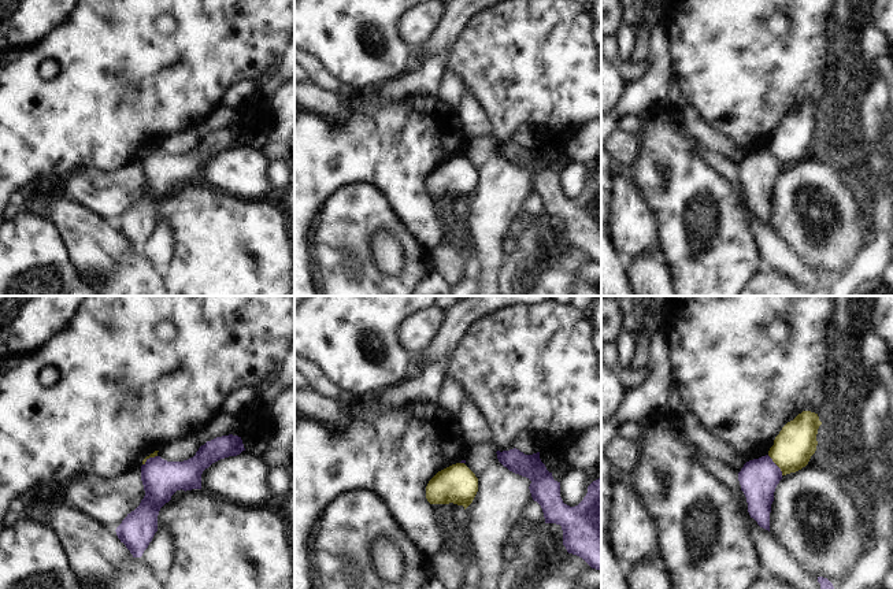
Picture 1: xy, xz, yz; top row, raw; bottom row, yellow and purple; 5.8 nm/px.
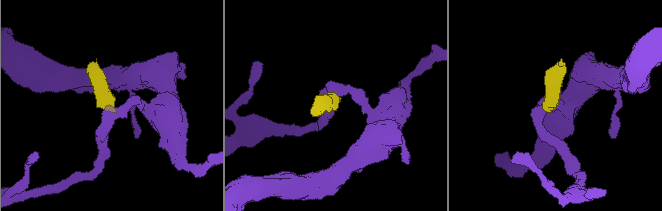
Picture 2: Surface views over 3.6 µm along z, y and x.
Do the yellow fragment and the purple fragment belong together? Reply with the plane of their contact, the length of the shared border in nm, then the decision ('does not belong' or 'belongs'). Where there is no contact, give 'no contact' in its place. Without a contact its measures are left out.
meets yellow in yz; contact 150 nm long; does not belong

